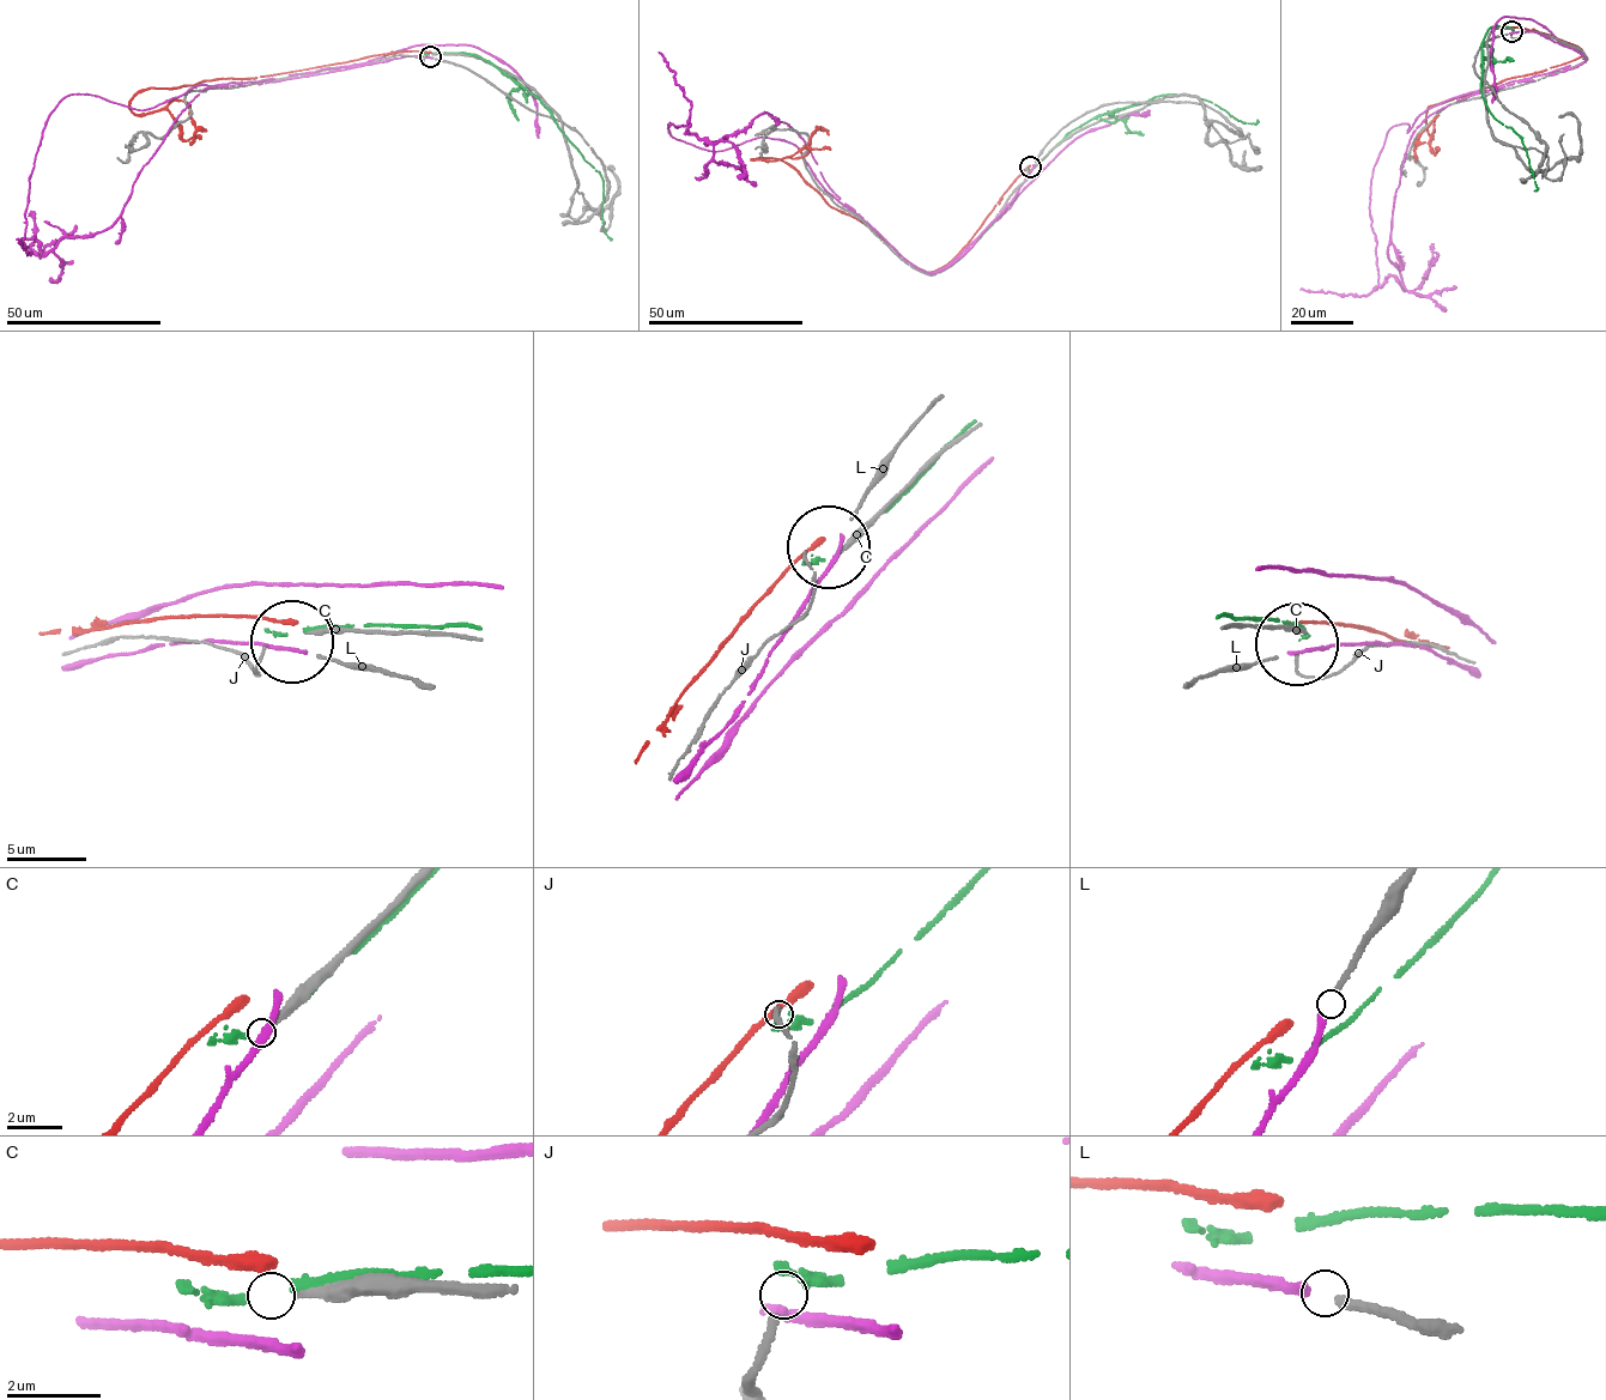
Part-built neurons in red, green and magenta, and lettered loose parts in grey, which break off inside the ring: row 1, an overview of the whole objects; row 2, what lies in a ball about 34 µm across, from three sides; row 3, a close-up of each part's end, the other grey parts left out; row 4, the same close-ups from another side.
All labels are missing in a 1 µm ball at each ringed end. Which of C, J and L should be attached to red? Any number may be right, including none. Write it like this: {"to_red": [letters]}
{"to_red": []}

